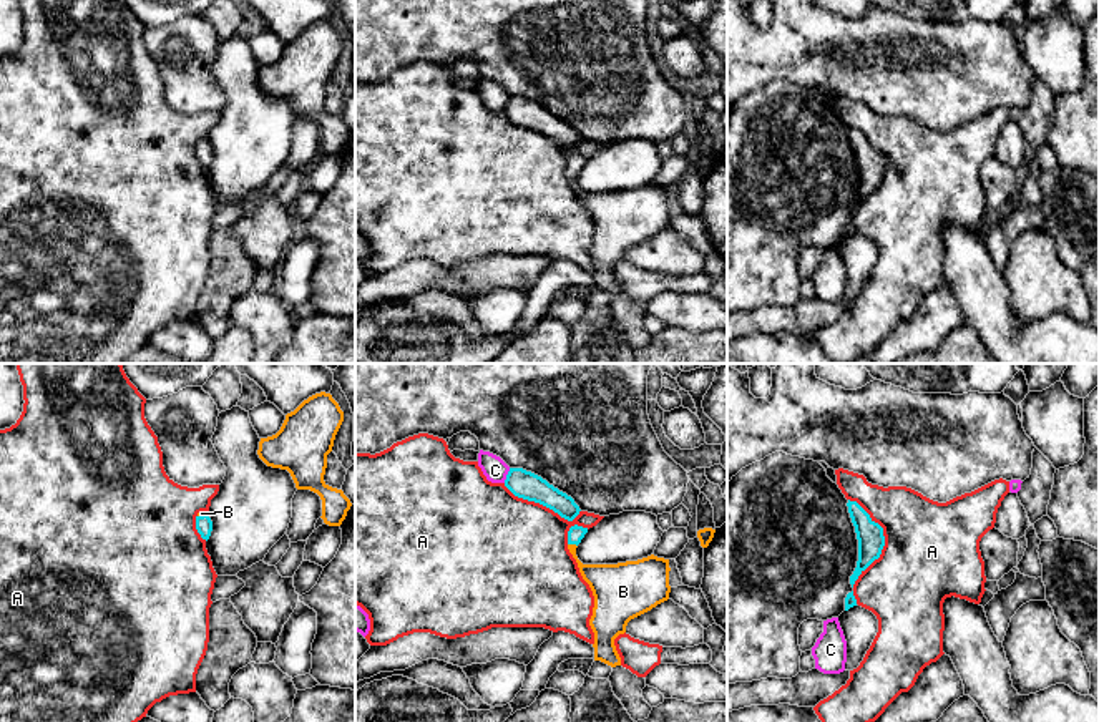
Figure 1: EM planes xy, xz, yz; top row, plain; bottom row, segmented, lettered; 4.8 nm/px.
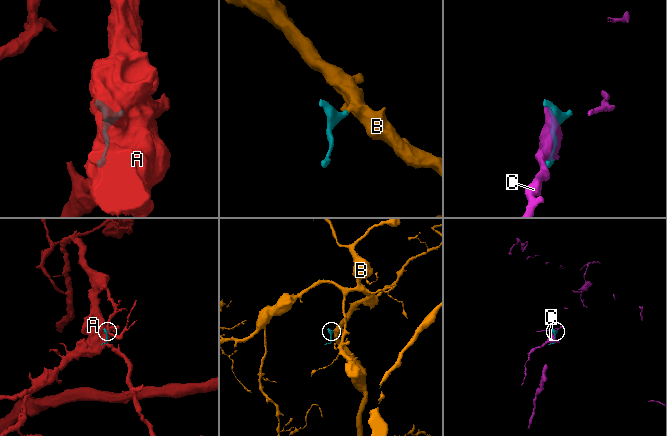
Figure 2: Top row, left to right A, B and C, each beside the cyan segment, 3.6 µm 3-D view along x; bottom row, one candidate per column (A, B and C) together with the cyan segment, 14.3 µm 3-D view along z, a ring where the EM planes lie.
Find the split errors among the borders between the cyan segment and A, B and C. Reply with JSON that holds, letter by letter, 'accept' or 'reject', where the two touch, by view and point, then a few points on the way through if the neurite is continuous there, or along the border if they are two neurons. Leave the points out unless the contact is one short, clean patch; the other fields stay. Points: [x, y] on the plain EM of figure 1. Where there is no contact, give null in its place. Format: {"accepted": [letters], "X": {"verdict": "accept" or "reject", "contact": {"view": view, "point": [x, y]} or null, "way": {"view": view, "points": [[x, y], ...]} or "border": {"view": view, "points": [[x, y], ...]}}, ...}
{"accepted": ["B"], "A": {"verdict": "reject", "contact": {"view": "yz", "point": [884, 170]}}, "B": {"verdict": "accept", "contact": {"view": "xz", "point": [573, 171]}, "way": {"view": "xz", "points": [[576, 161], [573, 171], [575, 186], [608, 209]]}}, "C": {"verdict": "reject", "contact": {"view": "xz", "point": [507, 103]}}}

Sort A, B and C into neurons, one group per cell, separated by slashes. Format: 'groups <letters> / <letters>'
groups A / B / C

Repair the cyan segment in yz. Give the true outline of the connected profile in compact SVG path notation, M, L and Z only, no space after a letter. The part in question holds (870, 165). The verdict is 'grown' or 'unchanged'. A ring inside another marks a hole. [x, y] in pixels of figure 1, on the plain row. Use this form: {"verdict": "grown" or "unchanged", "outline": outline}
{"verdict": "unchanged", "outline": "M848 128L847 134L858 168L858 189L850 204L850 212L853 216L858 204L880 186L885 174L885 164L883 156L875 151L857 129Z"}

